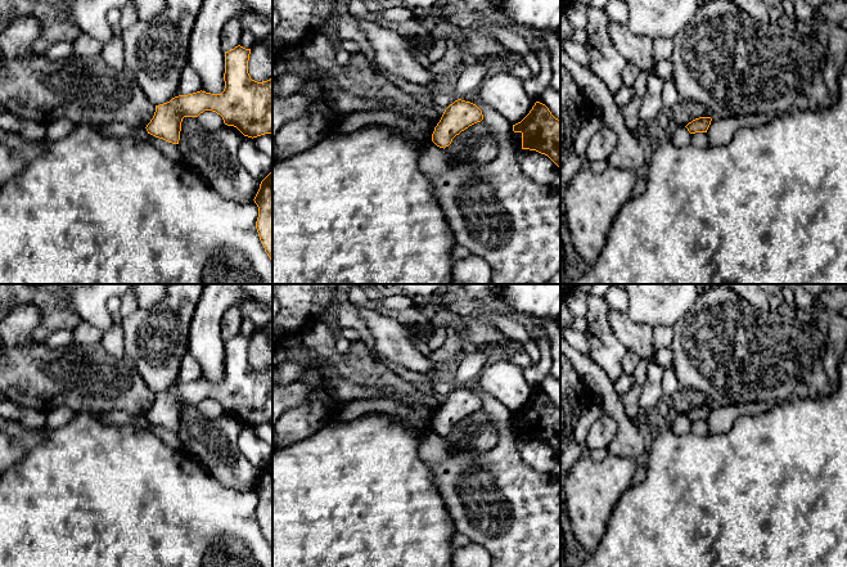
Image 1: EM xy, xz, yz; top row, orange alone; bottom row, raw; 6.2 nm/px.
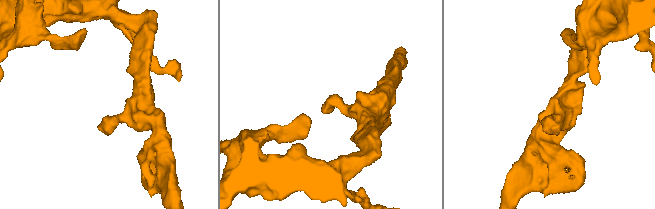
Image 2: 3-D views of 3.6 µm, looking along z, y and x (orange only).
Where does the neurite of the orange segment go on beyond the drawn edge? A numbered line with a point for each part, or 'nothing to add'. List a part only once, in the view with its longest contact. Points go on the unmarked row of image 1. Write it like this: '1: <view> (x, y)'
nothing to add

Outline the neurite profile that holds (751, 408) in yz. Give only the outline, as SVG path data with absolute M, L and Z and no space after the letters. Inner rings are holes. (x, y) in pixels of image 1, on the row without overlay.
M748 402L743 405L742 415L758 415L770 409L772 409L775 404L772 402Z

